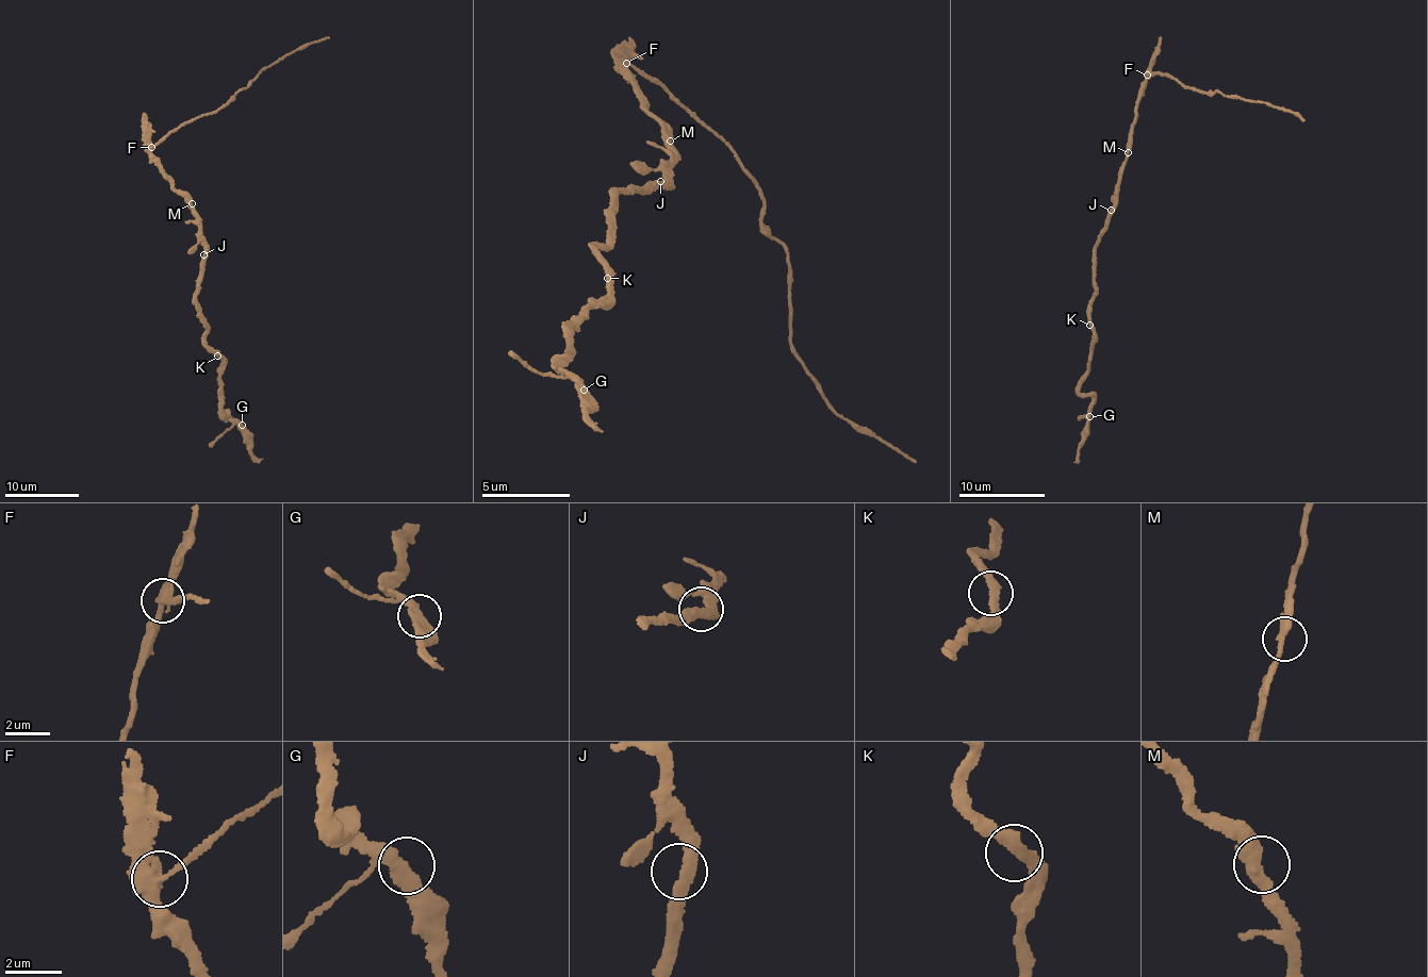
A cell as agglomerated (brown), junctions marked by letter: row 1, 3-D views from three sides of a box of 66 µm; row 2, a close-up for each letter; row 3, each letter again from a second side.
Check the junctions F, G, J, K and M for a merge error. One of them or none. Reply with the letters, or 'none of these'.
F

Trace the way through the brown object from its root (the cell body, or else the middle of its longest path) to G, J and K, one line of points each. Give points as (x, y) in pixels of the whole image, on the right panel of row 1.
G: (1128, 152), (1109, 224), (1096, 247), (1096, 295), (1088, 313), (1090, 362), (1080, 390), (1093, 397), (1089, 416)
J: (1128, 152), (1118, 177), (1115, 207), (1111, 210)
K: (1128, 152), (1118, 177), (1109, 224), (1096, 247), (1096, 295), (1087, 318), (1089, 325)

